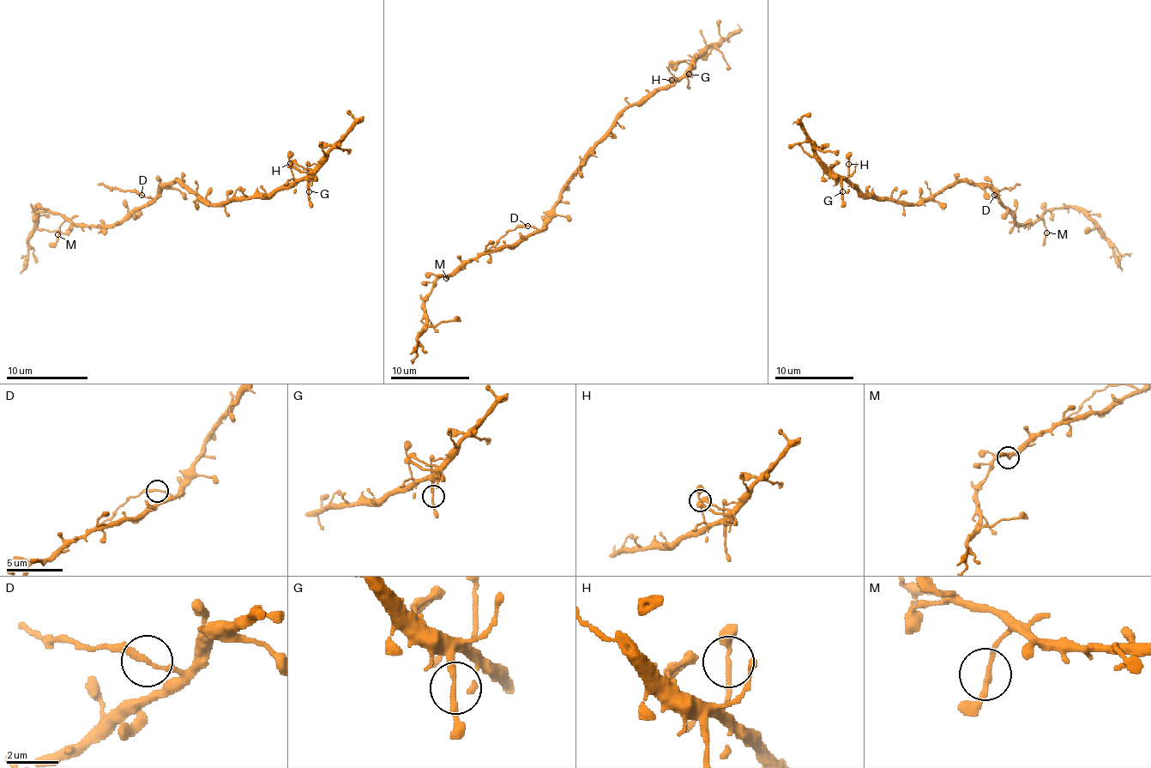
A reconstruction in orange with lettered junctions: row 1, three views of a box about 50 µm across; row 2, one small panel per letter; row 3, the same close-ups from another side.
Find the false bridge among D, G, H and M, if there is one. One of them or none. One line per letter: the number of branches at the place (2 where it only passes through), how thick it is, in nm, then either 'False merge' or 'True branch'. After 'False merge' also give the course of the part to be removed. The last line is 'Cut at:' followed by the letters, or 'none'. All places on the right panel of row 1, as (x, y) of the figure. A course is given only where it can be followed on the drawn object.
D: Branches: 2. Thickness 200 nm. False merge. Course of the part to remove: (995, 196), (1021, 184)
G: Branches: 2. Thickness 220 nm. True branch
H: Branches: 2. Thickness 180 nm. True branch
M: Branches: 2. Thickness 170 nm. True branch
Cut at: D

